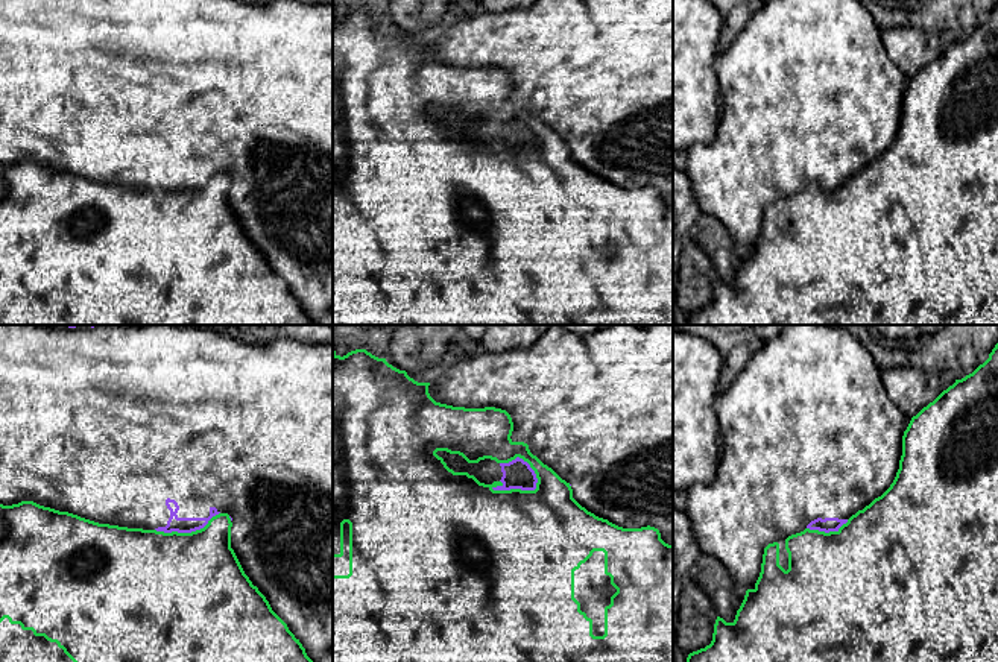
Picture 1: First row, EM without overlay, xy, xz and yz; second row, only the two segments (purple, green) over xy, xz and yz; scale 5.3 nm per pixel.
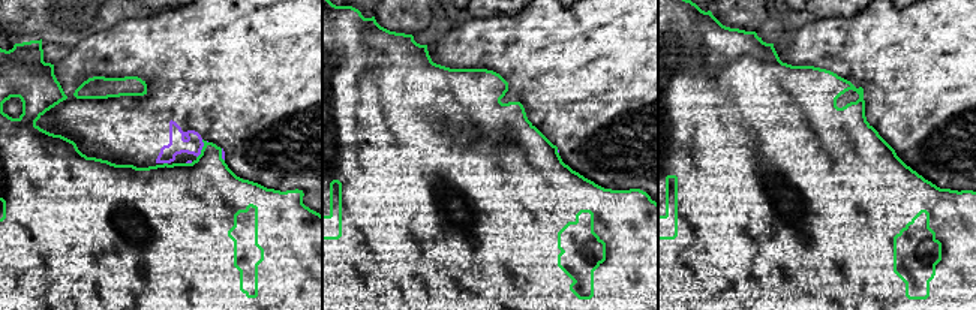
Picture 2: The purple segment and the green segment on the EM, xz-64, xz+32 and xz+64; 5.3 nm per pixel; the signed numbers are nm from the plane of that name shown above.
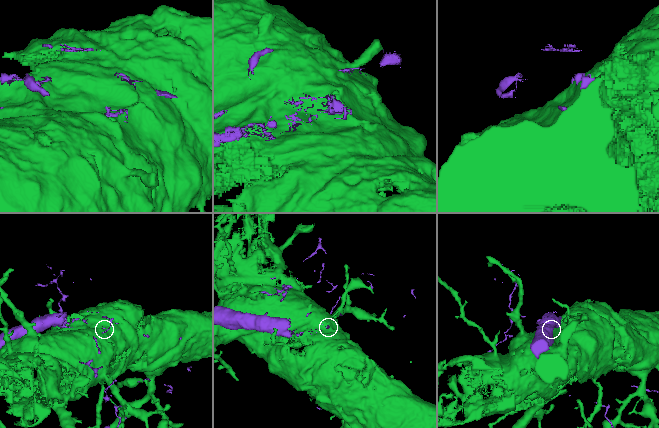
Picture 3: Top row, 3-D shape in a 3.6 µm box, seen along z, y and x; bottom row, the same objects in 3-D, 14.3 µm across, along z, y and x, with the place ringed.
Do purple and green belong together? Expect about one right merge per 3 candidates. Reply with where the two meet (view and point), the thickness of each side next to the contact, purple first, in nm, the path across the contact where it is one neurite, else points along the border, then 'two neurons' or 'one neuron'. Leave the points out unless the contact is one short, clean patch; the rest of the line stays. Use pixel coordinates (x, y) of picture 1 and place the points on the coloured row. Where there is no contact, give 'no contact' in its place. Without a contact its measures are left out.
meets purple in xz at (517, 488); 160 nm thick on the purple side, 480 nm on the other; two neurons

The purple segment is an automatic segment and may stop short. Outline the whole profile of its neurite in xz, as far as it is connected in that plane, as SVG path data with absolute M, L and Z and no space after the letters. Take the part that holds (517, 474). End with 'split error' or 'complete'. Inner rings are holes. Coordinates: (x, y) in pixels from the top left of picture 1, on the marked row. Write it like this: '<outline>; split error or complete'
M437 451L439 457L444 459L447 466L454 472L468 472L474 475L480 483L492 484L494 481L501 481L501 486L492 487L494 490L535 490L536 489L536 474L527 462L516 457L509 463L497 463L495 460L485 459L478 463L468 463L459 454L450 454L447 451Z; split error

